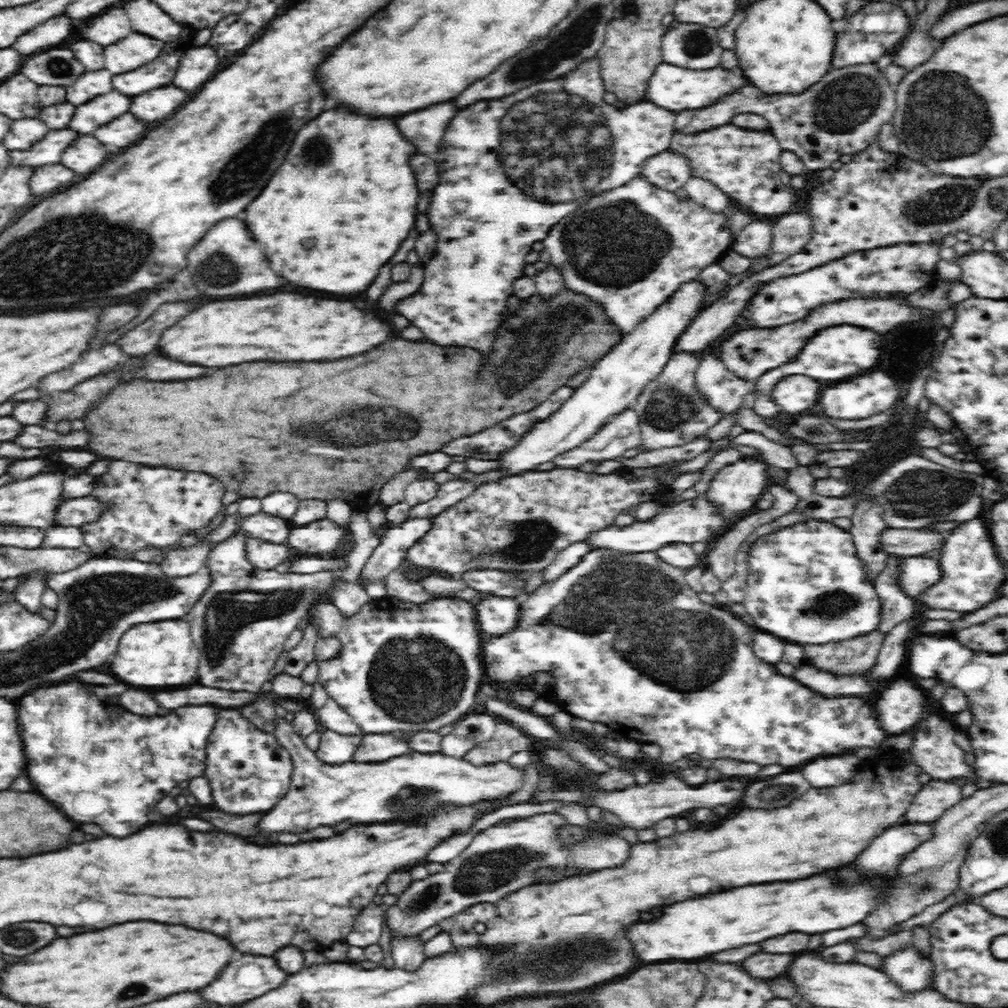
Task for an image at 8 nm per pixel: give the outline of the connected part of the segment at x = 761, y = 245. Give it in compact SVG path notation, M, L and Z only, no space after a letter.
M754 220L734 235L731 249L748 259L760 258L769 249L772 220Z

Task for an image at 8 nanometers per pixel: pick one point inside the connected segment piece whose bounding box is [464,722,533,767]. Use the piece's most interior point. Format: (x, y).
(507, 740)

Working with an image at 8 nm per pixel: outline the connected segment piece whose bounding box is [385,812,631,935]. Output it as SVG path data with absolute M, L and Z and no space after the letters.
M554 812L552 813L544 813L537 814L528 818L516 819L510 823L502 823L494 825L492 828L488 828L488 830L482 830L482 834L478 833L474 836L474 844L470 846L470 848L466 848L458 858L454 858L454 860L450 860L447 863L444 863L445 870L443 872L435 873L434 876L428 875L427 878L422 880L415 880L410 884L409 890L405 891L402 895L398 896L398 900L396 904L388 907L388 922L385 922L385 926L390 928L391 932L396 932L398 934L404 935L413 935L420 934L423 930L426 930L430 926L434 926L439 924L441 920L453 917L455 914L462 912L462 910L466 910L466 908L470 908L472 904L478 904L478 902L498 902L500 898L504 898L506 894L510 894L510 892L516 892L516 890L520 890L520 888L524 888L524 886L528 886L530 882L532 882L532 870L538 867L580 867L580 868L592 868L595 870L602 870L602 868L618 868L618 866L624 866L626 864L626 860L630 860L631 856L631 844L628 841L624 840L619 836L608 836L606 839L603 836L596 836L596 839L584 840L584 843L576 844L571 850L566 851L561 847L559 840L556 839L555 830L563 825L565 822L564 818L562 818L559 814Z

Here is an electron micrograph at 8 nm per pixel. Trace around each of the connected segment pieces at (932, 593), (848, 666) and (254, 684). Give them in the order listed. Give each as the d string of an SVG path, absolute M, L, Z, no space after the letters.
M980 520L960 524L956 530L946 534L942 549L938 558L941 578L917 597L912 597L920 608L966 614L990 607L1001 597L1000 586L1007 580L1006 570L1002 568L1004 562L997 558L993 541Z
M876 630L864 636L828 644L802 644L804 658L834 677L866 676L875 666L884 637Z
M236 534L236 536L231 536L229 539L217 543L212 550L209 552L207 567L209 572L212 573L212 586L208 588L206 592L202 595L202 598L198 603L192 608L192 611L184 616L184 621L188 620L190 622L190 630L192 630L192 638L194 638L194 644L200 648L200 668L198 668L198 680L200 684L204 686L210 686L210 688L224 688L224 690L238 690L238 692L252 692L258 693L260 687L268 682L268 677L270 672L276 666L280 654L284 648L284 642L294 630L298 628L303 629L304 626L310 620L312 612L314 612L317 606L322 603L327 603L329 601L330 592L332 588L335 588L336 582L339 580L340 569L330 568L330 569L320 569L316 572L311 573L280 573L276 569L262 570L260 568L253 567L252 564L248 562L245 555L245 542L243 539L243 534Z

